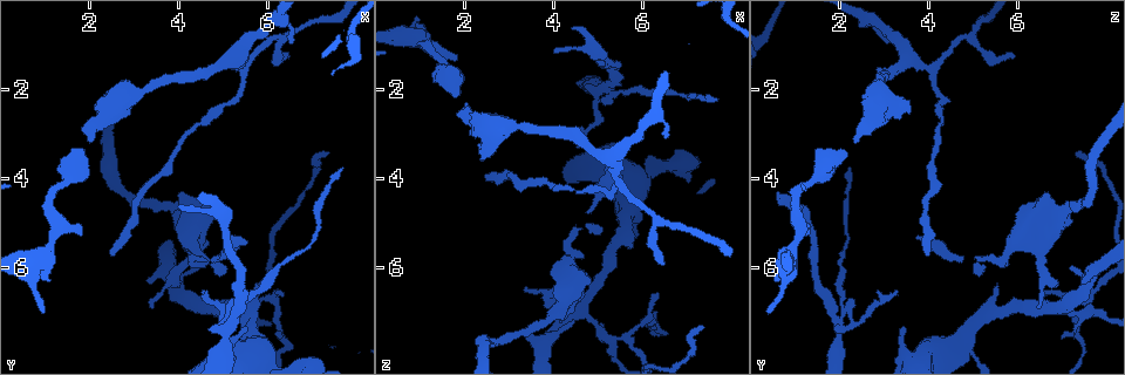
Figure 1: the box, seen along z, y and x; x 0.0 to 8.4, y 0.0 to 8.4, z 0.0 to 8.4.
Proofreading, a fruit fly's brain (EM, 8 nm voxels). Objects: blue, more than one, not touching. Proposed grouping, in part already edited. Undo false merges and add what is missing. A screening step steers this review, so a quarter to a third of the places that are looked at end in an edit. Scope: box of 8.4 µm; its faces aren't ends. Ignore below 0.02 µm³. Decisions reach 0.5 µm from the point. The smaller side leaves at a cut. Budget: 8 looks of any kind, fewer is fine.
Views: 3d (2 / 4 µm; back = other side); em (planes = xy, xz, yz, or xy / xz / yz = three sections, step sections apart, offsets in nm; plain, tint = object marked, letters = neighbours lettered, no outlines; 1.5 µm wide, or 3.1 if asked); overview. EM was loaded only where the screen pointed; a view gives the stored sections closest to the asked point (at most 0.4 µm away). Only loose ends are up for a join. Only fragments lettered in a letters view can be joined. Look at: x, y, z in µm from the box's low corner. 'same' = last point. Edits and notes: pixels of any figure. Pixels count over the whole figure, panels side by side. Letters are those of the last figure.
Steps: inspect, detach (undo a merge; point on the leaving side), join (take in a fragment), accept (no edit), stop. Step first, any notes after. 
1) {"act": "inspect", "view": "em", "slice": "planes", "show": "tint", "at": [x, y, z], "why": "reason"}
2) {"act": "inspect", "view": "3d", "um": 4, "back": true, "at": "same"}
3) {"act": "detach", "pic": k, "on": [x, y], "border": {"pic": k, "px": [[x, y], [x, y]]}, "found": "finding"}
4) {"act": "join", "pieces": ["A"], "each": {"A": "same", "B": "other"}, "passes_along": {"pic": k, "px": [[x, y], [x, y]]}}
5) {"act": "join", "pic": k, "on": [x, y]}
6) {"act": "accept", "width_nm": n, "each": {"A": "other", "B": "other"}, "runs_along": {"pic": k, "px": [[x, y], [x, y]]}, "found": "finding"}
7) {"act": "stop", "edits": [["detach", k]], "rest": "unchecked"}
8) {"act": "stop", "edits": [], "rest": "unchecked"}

{"act": "inspect", "view": "em", "slice": "xy", "step": 4, "show": "tint", "at": [6.30, 6.65, 6.60], "why": "thin end"}

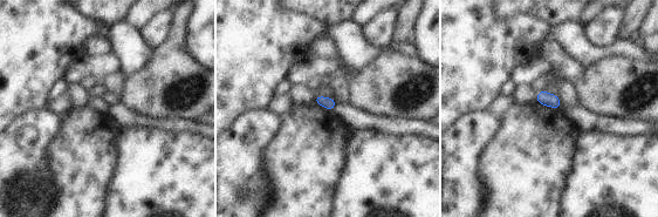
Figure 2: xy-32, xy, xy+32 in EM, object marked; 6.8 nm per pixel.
{"act": "inspect", "view": "em", "slice": "planes", "show": "letters", "at": "same"}

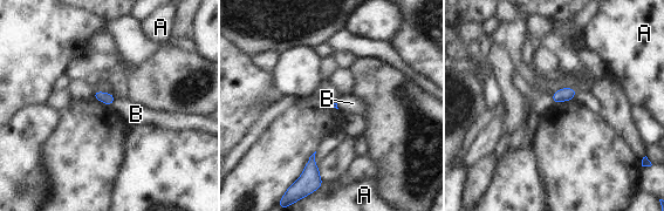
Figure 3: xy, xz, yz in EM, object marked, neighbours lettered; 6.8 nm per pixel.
{"act": "accept", "each": {"A": "other", "B": "other"}, "found": "no lettered fragment goes on from it"}

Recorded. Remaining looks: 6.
{"act": "inspect", "view": "em", "slice": "planes", "show": "letters", "at": [4.40, 6.00, 7.15], "why": "branch stops here"}

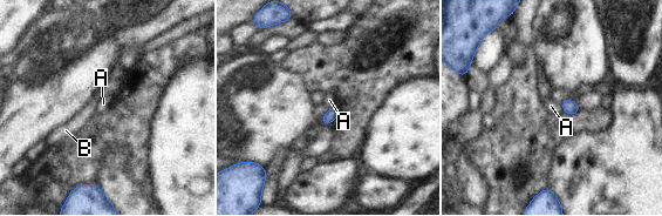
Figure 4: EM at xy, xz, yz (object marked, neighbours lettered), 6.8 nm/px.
{"act": "accept", "each": {"A": "other", "B": "other"}, "border": {"pic": 4, "px": [[336, 106], [328, 109]]}, "found": "none of them fits"}

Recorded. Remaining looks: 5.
{"act": "inspect", "view": "3d", "um": 4, "back": true, "at": [4.35, 4.40, 0.65], "why": "an open end"}

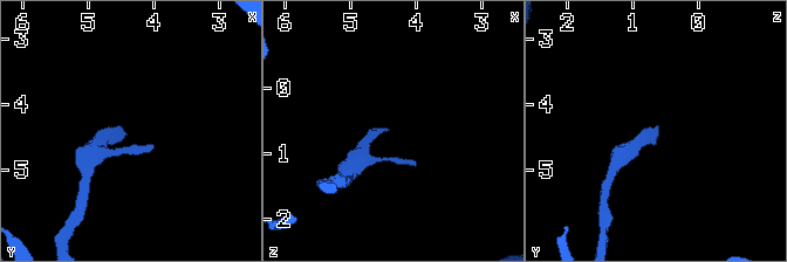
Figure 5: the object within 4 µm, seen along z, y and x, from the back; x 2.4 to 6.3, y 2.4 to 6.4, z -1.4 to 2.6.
{"act": "inspect", "view": "em", "slice": "planes", "show": "letters", "at": [4.40, 4.45, 0.65], "why": "now the EM"}

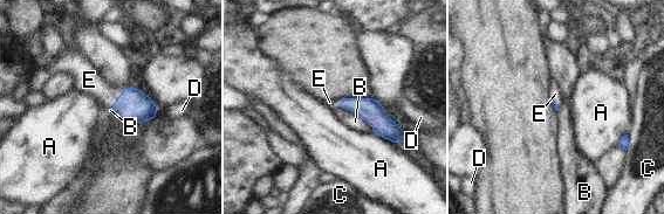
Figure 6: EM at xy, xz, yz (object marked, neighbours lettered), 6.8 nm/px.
{"act": "join", "pieces": ["E"], "longest_contact_nm": ["B", 300], "each": {"A": "other", "B": "other", "C": "other", "D": "other", "E": "same"}, "passes_along": {"pic": 6, "px": [[134, 106], [117, 99], [89, 80]]}, "found": "the cell continues"}

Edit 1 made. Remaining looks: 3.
{"act": "stop", "edits": [["join", 6]], "rest": "unchecked"}

